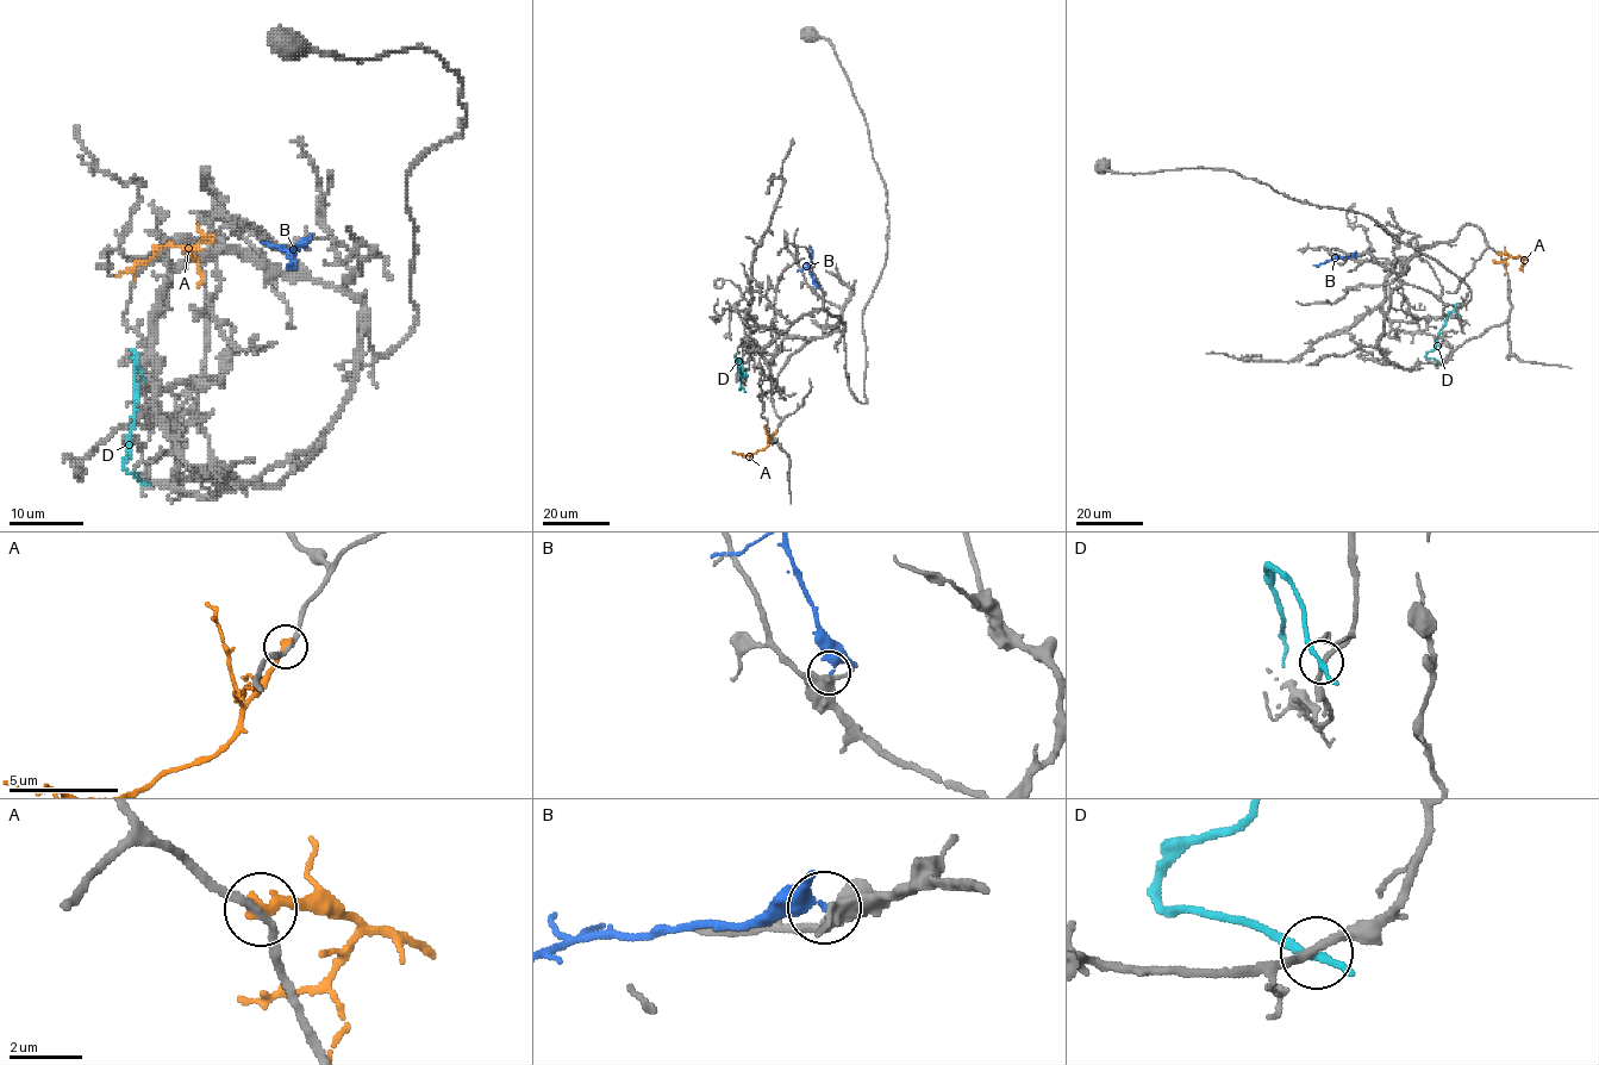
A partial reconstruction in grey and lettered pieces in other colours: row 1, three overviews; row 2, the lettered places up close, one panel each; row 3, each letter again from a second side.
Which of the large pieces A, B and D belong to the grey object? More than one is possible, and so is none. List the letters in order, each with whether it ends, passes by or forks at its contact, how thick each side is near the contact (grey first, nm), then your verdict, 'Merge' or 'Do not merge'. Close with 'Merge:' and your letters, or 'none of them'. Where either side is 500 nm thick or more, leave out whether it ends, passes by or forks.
A: It ends there. Thickness 200 nm (grey) against 320 nm. Do not merge
B: It passes by. Thickness 380 nm (grey) against 280 nm. Do not merge
D: It passes by. Thickness 220 nm (grey) against 200 nm. Do not merge
Merge: none of them

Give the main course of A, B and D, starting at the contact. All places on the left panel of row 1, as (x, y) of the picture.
A: (212, 240), (203, 240), (191, 248), (166, 247), (117, 274)
B: (301, 243), (286, 250), (294, 261), (288, 263)
D: (143, 481), (127, 472), (124, 465), (130, 452), (136, 396), (133, 372), (137, 356), (131, 349)

